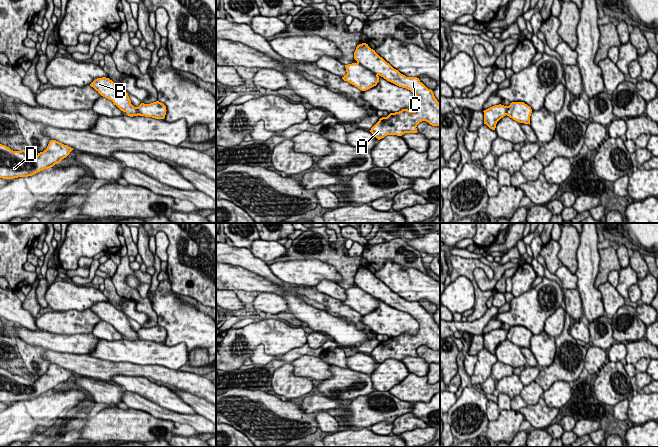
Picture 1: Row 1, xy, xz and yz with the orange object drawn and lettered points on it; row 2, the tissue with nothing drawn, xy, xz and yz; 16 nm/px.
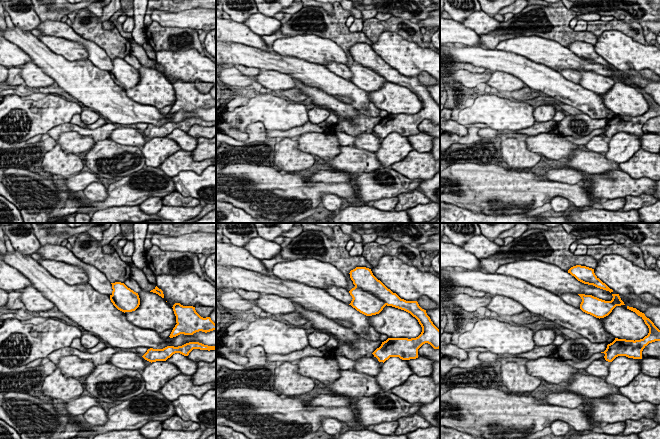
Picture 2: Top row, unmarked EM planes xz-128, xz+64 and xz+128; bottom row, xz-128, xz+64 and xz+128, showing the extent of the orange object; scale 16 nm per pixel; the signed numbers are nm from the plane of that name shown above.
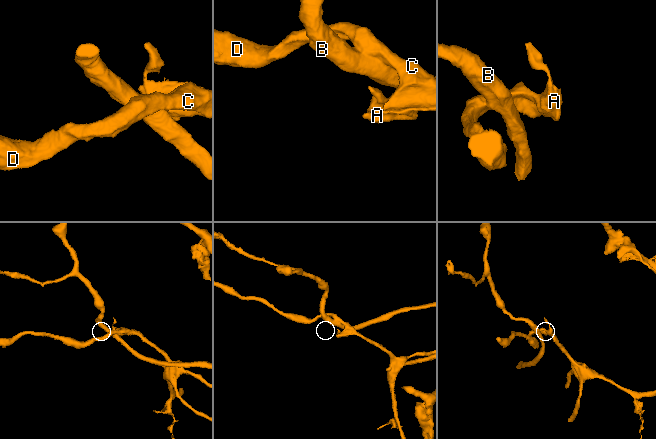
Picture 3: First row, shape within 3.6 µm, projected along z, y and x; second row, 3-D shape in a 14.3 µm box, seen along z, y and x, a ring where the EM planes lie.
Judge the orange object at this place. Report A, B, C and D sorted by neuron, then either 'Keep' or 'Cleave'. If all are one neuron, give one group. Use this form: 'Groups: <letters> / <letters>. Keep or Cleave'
Groups: A C D / B. Cleave

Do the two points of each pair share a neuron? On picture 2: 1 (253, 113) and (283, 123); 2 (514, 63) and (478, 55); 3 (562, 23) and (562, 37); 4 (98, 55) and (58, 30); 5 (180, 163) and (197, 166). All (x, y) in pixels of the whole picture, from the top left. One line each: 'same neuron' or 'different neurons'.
1: same neuron
2: same neuron
3: same neuron
4: same neuron
5: same neuron

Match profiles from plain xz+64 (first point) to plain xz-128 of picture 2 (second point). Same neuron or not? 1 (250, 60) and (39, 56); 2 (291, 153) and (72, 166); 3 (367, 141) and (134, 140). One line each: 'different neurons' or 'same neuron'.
1: different neurons
2: same neuron
3: same neuron

